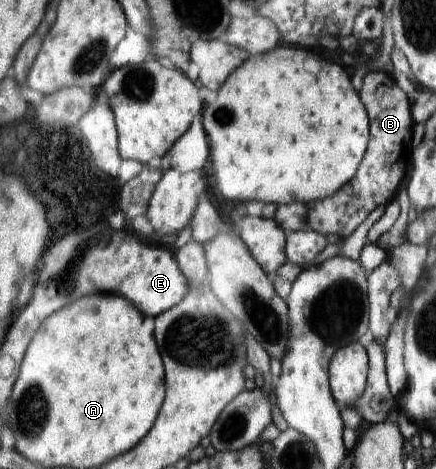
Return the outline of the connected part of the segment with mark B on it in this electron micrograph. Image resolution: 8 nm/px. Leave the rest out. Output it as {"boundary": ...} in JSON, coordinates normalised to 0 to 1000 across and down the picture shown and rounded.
{"boundary":[[[851,149],[833,164],[828,215],[849,258],[849,294],[817,371],[778,407],[732,429],[704,433],[706,488],[741,501],[800,505],[872,437],[892,437],[933,384],[947,322],[940,211],[892,151]]]}

